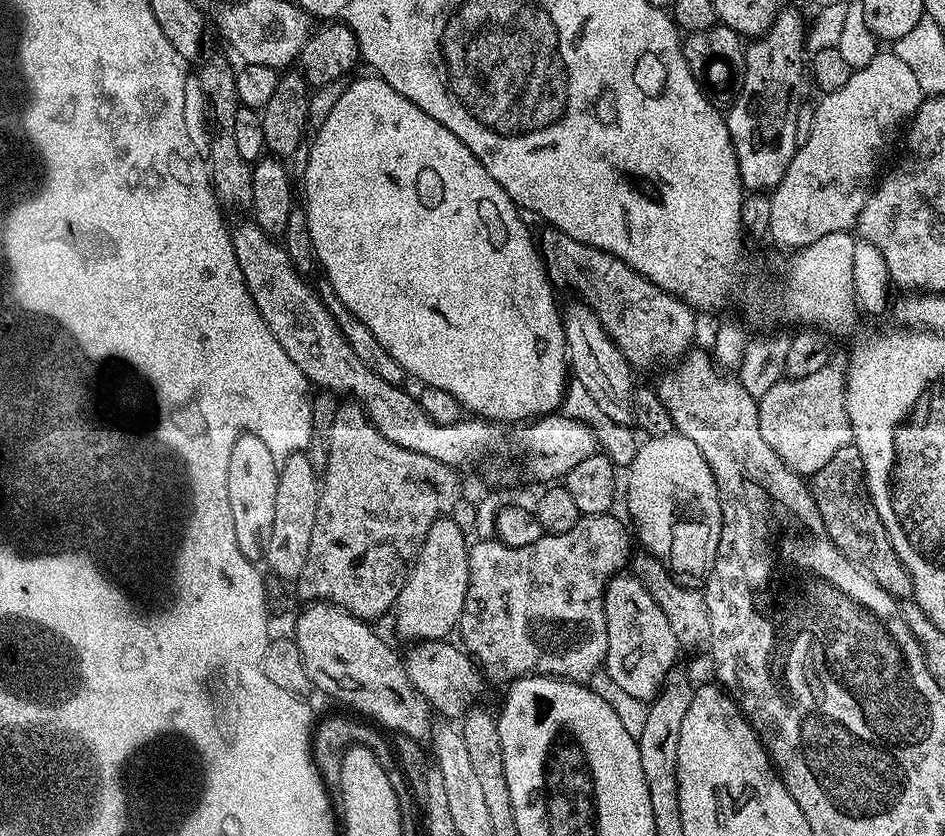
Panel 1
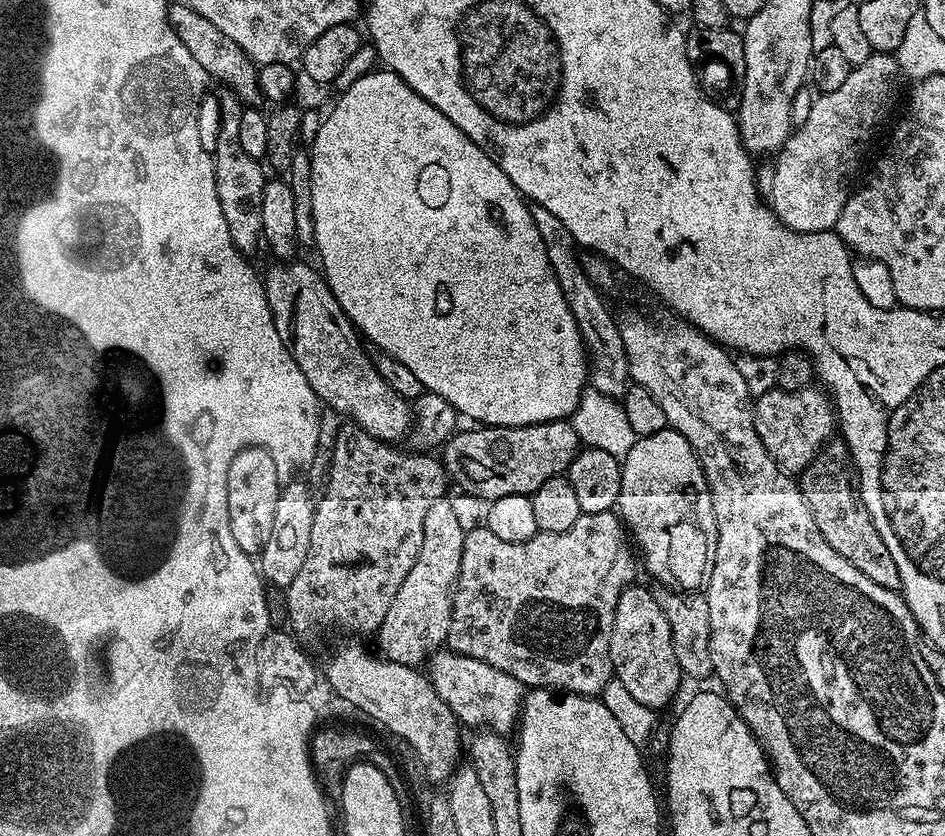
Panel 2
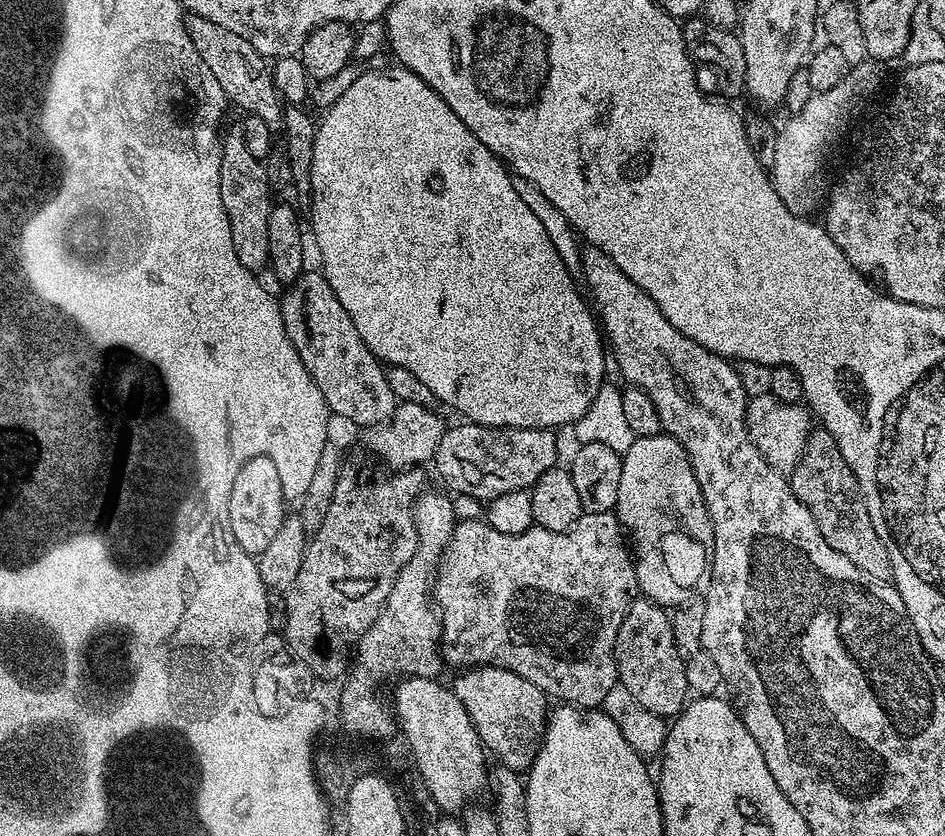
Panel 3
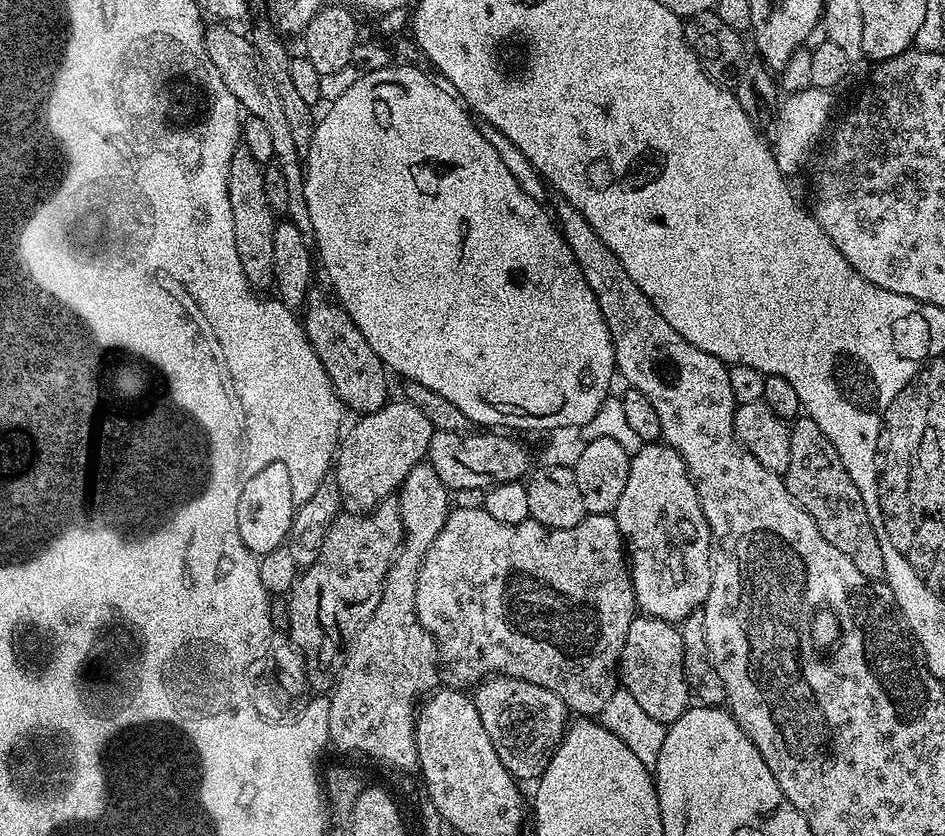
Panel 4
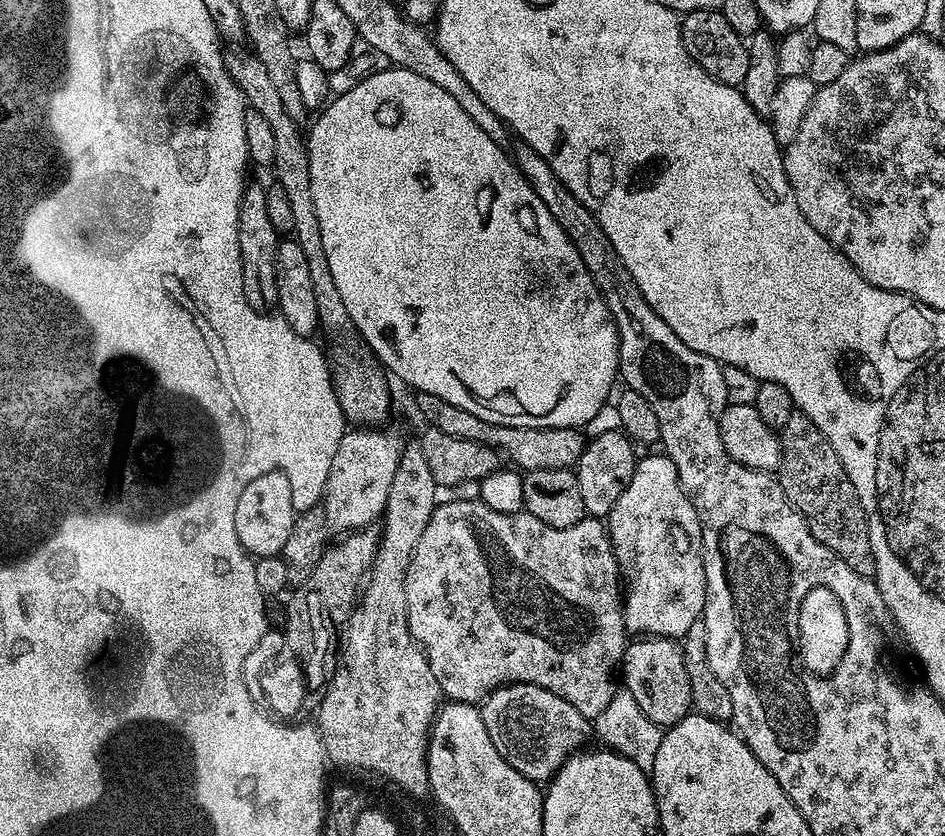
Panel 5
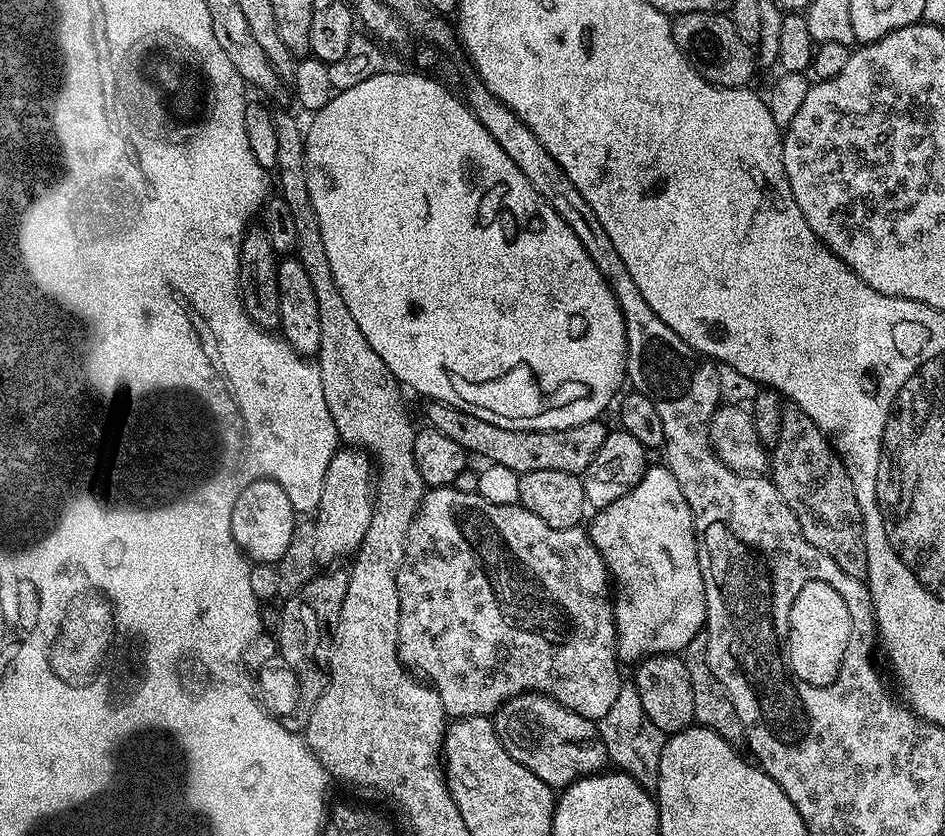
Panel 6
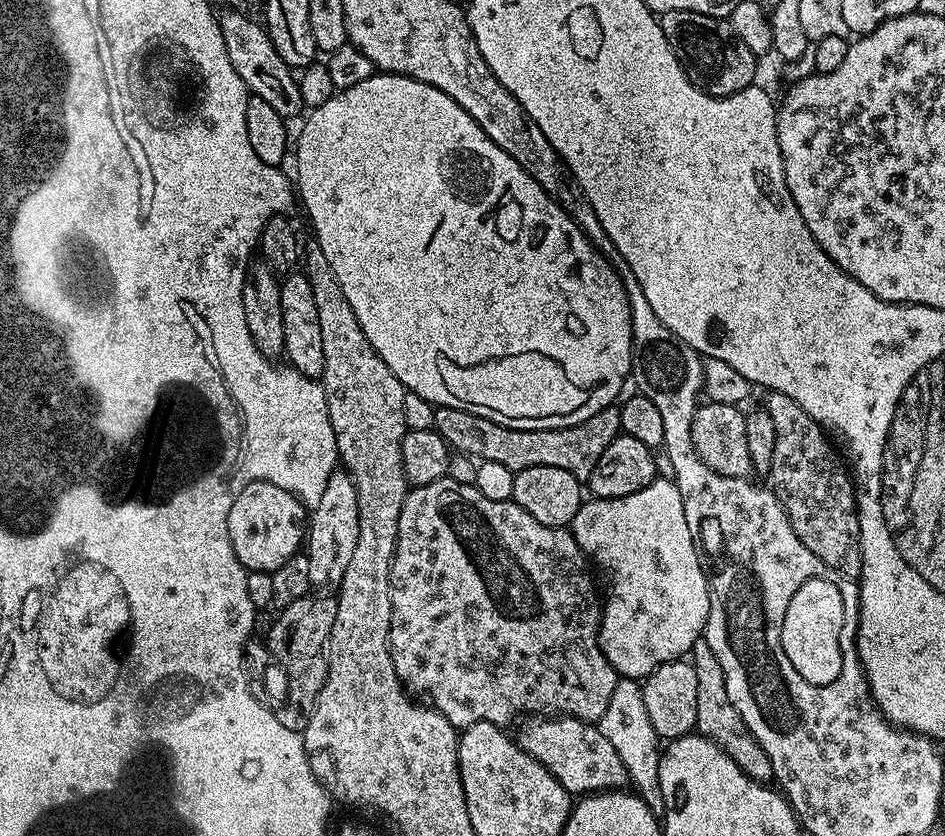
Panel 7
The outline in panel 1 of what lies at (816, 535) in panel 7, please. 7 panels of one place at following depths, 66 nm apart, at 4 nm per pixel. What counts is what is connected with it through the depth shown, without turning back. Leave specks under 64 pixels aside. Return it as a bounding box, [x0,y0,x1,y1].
[810,444,912,602]

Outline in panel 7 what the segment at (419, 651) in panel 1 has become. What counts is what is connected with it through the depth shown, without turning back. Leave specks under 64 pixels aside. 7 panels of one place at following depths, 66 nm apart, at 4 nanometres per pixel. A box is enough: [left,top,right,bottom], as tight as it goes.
[514,715,629,797]

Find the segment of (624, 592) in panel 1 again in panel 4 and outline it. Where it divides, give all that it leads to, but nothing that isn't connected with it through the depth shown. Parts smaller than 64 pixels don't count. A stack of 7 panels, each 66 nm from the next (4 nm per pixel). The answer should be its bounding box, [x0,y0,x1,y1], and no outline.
[618,614,690,725]

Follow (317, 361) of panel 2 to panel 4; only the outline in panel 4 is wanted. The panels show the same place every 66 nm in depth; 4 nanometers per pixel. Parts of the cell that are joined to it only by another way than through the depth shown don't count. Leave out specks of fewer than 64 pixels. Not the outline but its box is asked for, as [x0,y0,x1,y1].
[302,291,390,414]

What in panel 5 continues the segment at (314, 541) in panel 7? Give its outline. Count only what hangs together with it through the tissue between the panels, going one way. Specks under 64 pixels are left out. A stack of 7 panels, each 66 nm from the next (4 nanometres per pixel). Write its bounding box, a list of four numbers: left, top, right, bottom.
[322,426,406,533]

